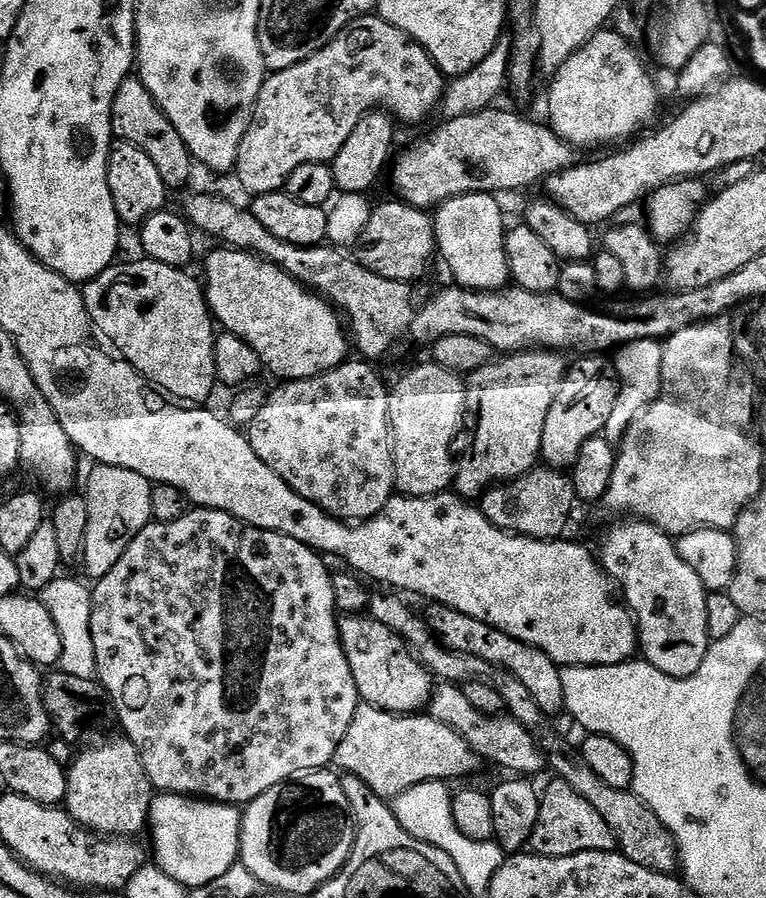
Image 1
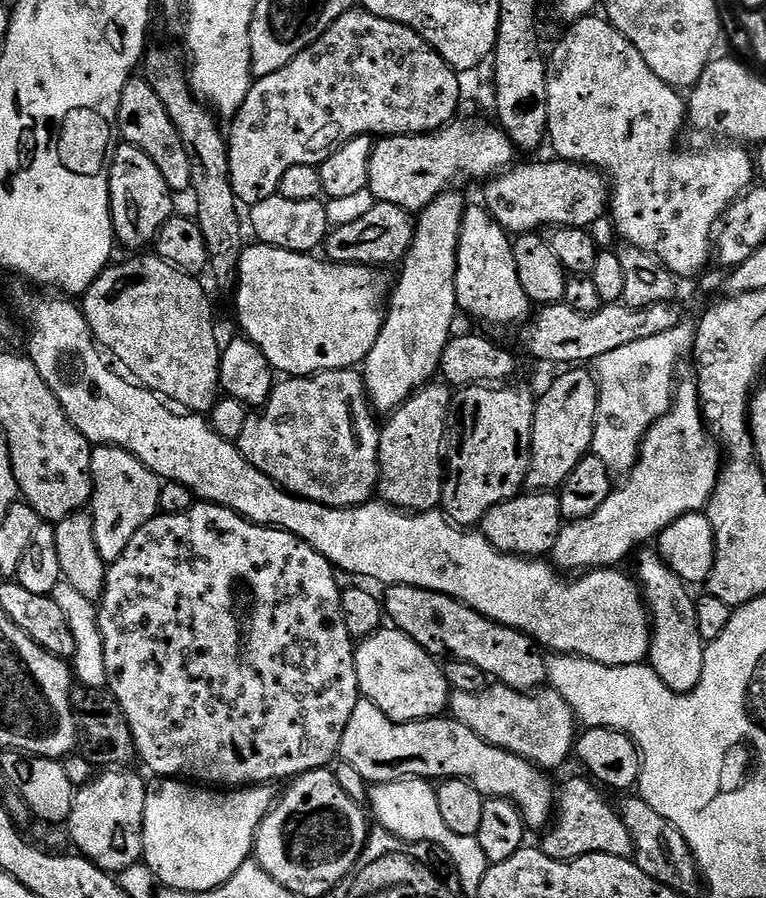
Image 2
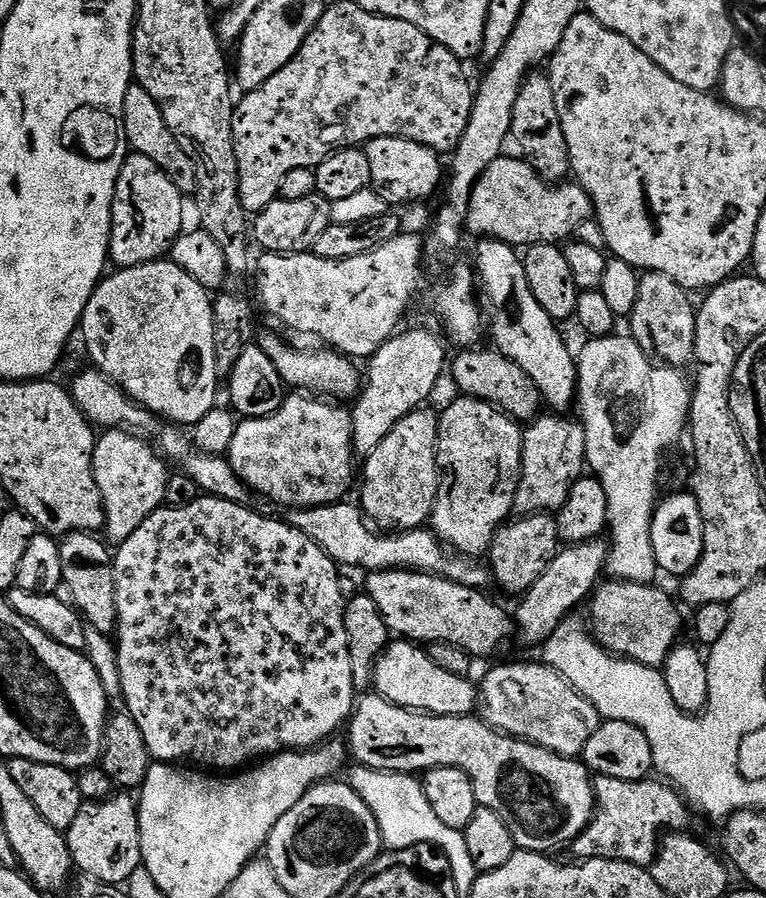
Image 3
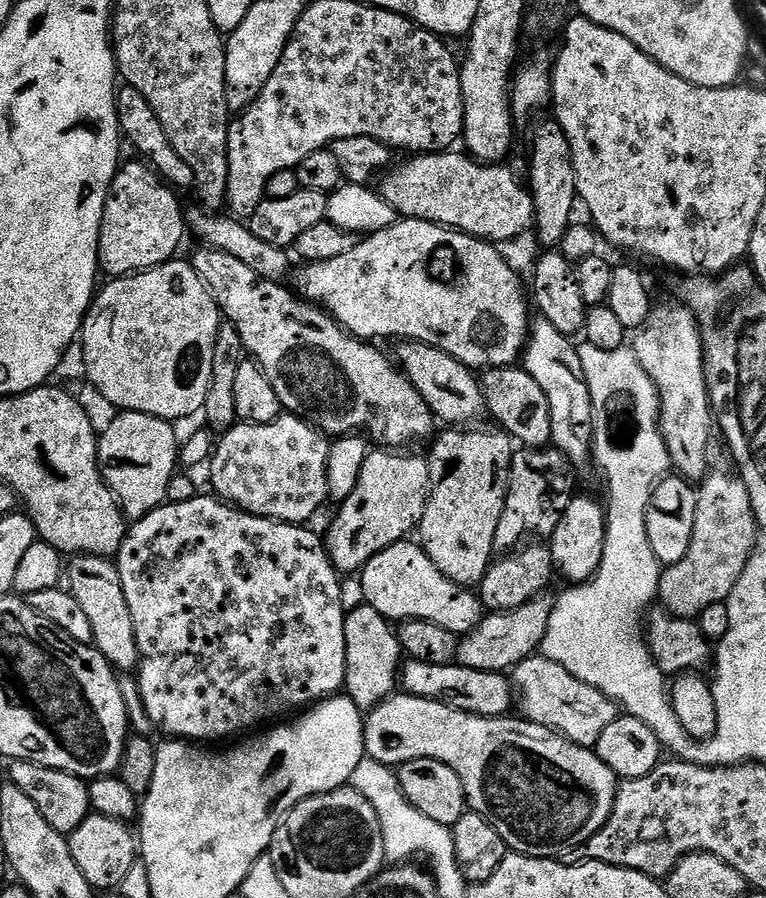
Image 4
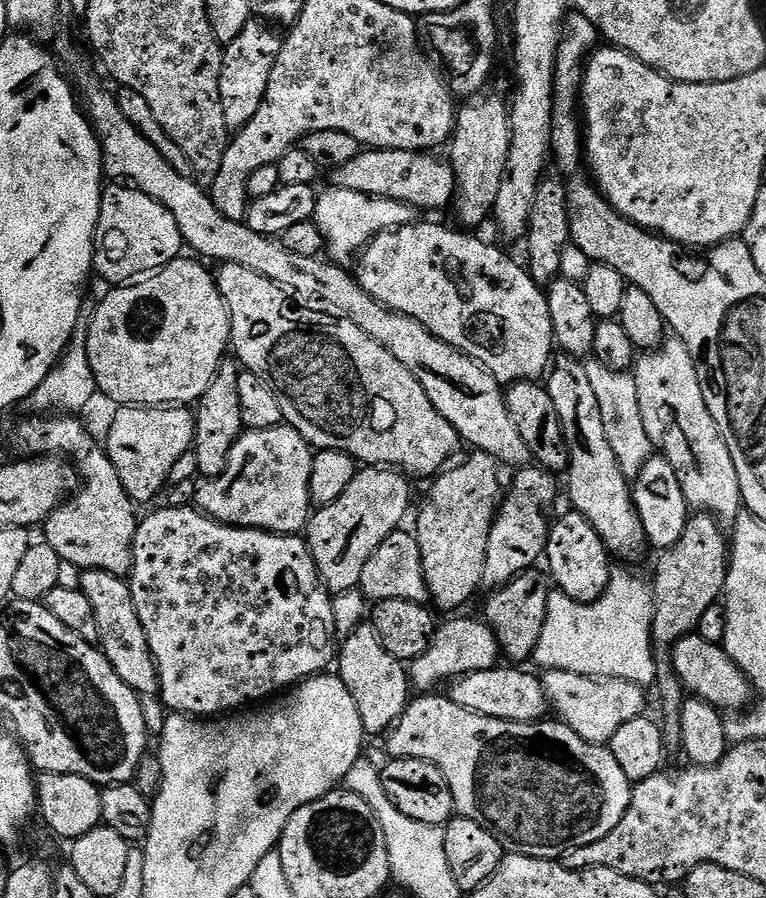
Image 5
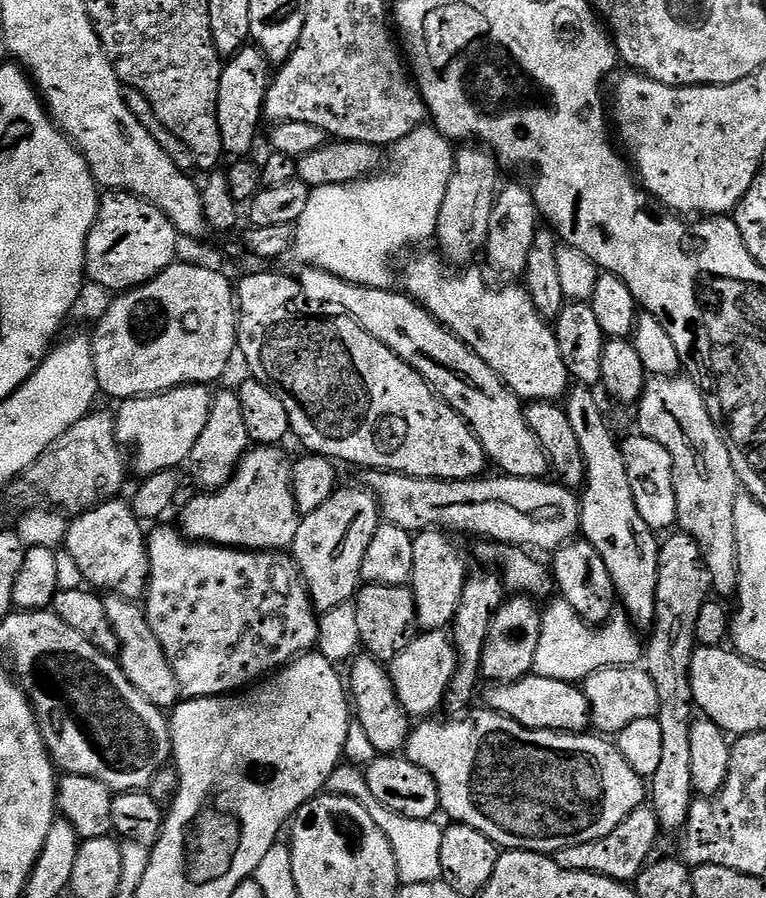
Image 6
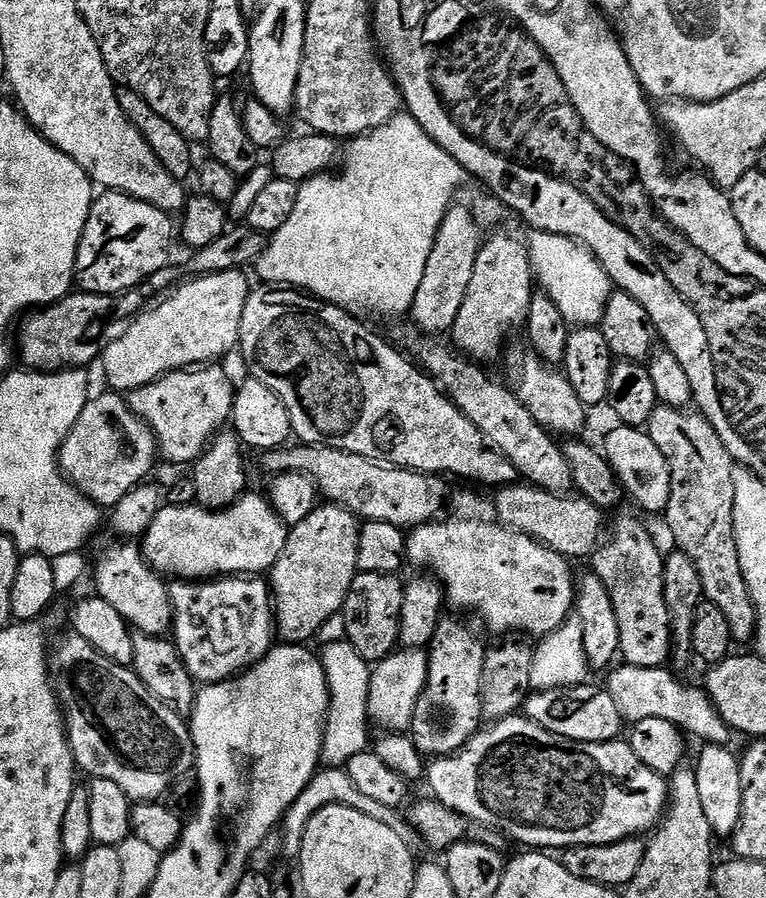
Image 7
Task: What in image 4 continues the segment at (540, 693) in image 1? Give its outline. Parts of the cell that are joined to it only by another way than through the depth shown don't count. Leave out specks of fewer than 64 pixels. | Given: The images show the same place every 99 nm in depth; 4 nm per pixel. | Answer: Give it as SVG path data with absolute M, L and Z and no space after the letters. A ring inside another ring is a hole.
M408 538L394 542L394 546L386 546L386 550L374 554L374 558L364 564L358 573L363 603L374 606L378 614L393 622L421 620L442 626L442 630L450 630L457 638L467 636L486 615L479 595L450 582L446 574L430 562L423 547L412 542Z

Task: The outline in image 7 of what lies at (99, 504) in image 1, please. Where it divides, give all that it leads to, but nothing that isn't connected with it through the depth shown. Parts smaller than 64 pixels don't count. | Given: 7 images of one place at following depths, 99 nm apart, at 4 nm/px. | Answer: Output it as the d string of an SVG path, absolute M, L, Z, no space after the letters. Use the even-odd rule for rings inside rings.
M197 366L191 370L167 372L159 380L127 393L130 410L152 427L159 455L163 459L165 456L172 464L191 465L212 443L213 436L232 419L232 403L236 397L234 383L232 384L231 378L222 369L216 367L220 366Z

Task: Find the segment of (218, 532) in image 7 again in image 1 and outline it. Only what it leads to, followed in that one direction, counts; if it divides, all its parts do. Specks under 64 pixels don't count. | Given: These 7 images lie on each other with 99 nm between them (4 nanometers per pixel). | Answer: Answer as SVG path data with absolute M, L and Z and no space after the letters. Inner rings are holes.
M352 358L339 364L337 368L332 368L329 372L323 372L309 380L290 380L281 383L276 386L280 388L273 387L269 391L266 406L262 406L258 418L254 418L254 422L246 429L246 435L254 454L258 454L258 458L262 458L262 462L266 462L266 466L270 466L270 470L274 470L274 474L278 474L278 478L282 478L282 482L286 482L286 486L290 486L290 490L302 494L302 498L306 498L306 502L314 502L314 506L318 506L336 520L345 522L363 522L370 519L371 516L378 515L382 506L386 506L386 502L392 499L396 487L394 458L392 457L392 427L388 417L390 388L387 383L384 385L383 378L372 368L375 367L371 363L360 358Z

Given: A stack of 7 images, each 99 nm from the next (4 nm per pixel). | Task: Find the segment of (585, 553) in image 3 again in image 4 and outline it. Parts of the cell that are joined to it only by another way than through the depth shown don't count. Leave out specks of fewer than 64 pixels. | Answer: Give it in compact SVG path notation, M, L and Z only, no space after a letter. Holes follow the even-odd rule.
M551 595L535 596L526 606L513 612L493 612L457 643L455 659L463 668L479 672L503 672L540 652L540 643L546 638L546 626L550 626L550 614L554 600Z

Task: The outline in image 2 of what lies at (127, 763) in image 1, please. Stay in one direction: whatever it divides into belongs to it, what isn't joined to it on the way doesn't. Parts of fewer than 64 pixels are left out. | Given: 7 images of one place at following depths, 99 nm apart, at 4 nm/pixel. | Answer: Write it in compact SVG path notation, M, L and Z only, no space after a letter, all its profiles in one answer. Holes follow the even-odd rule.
M104 770L92 781L76 789L74 806L66 825L68 836L77 853L96 868L119 874L141 863L144 854L144 811L146 780L132 770Z

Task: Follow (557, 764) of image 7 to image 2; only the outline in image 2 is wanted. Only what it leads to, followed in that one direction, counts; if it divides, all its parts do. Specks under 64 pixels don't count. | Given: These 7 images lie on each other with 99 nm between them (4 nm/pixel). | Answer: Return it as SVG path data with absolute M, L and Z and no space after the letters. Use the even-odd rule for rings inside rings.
M361 698L354 706L354 714L350 714L350 722L346 722L338 756L343 763L354 766L354 770L358 770L358 774L362 774L362 778L367 780L369 785L389 784L391 780L405 778L423 778L429 782L436 782L441 778L468 780L486 798L497 796L512 800L522 814L525 829L547 829L554 819L558 792L554 784L552 788L552 780L548 777L551 775L545 769L537 768L530 761L518 758L518 754L510 754L506 750L490 746L490 742L478 738L474 730L451 718L395 724L390 718L386 718L386 714L382 714L382 710L378 710L378 706L374 706L374 702Z

